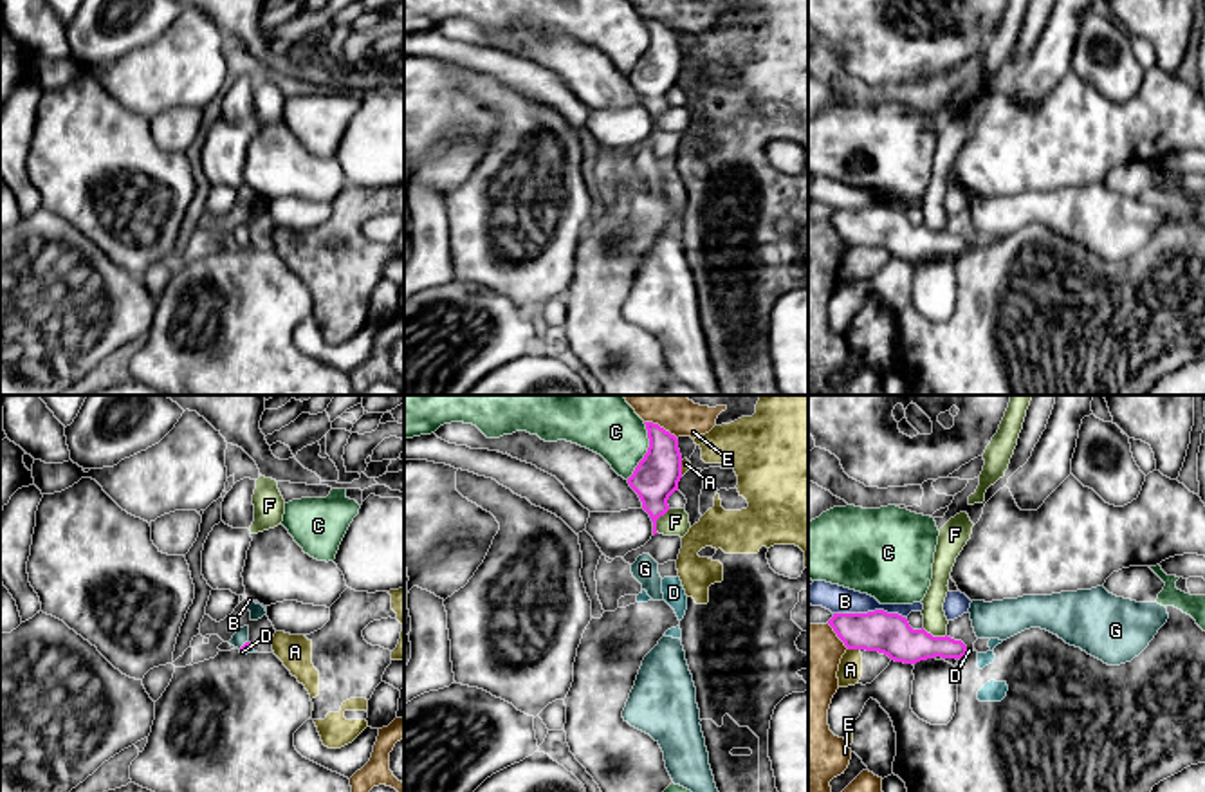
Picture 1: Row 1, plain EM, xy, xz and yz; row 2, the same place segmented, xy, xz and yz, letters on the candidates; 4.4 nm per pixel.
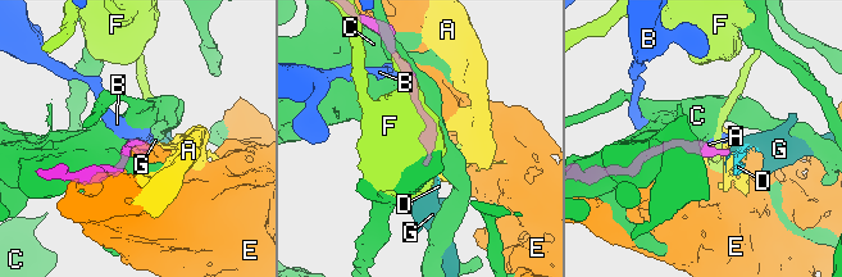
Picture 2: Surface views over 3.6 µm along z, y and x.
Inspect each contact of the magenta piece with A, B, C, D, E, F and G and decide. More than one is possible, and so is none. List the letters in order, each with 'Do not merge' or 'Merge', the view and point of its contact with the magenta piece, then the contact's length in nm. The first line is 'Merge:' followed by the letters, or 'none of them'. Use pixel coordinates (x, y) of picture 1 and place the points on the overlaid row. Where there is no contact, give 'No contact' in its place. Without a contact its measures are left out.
Merge: G
A: Do not merge. Touches magenta at yz (854, 648). Shared border 60 nm
B: Do not merge. Touches magenta at yz (870, 612). Shared border 320 nm
C: Do not merge. Touches magenta at xz (648, 451). Shared border 260 nm
D: Do not merge. Touches magenta at xy (246, 650). Shared border 60 nm
E: Do not merge. Touches magenta at xz (659, 426). Shared border 170 nm
F: Do not merge. Touches magenta at xz (657, 518). Shared border 130 nm
G: Merge. Touches magenta at xy (244, 644). Shared border 60 nm

